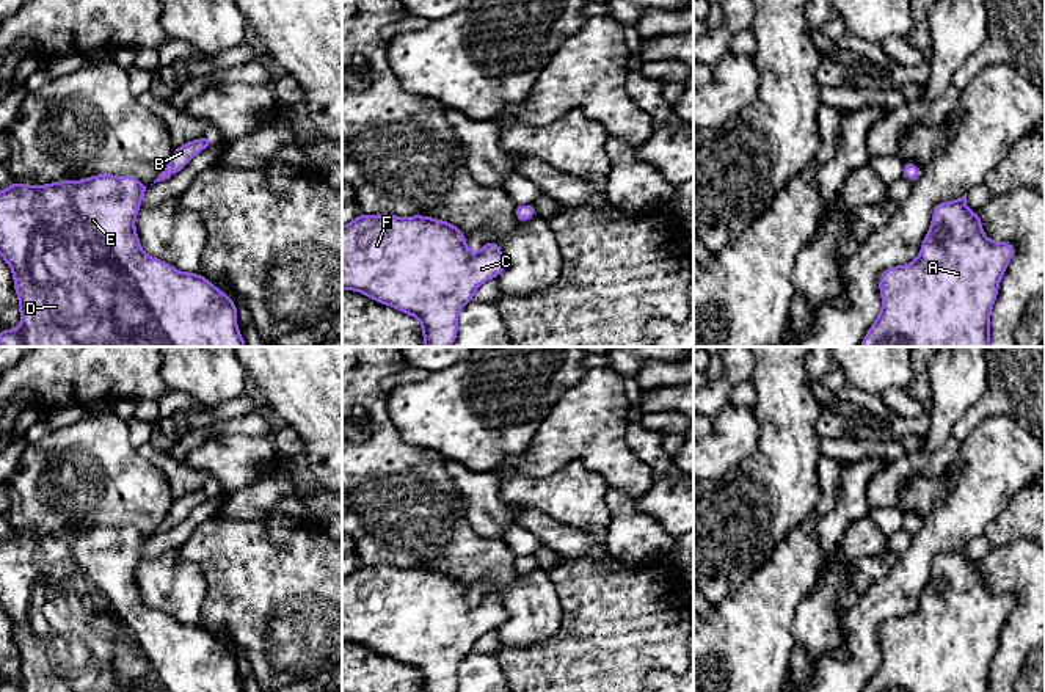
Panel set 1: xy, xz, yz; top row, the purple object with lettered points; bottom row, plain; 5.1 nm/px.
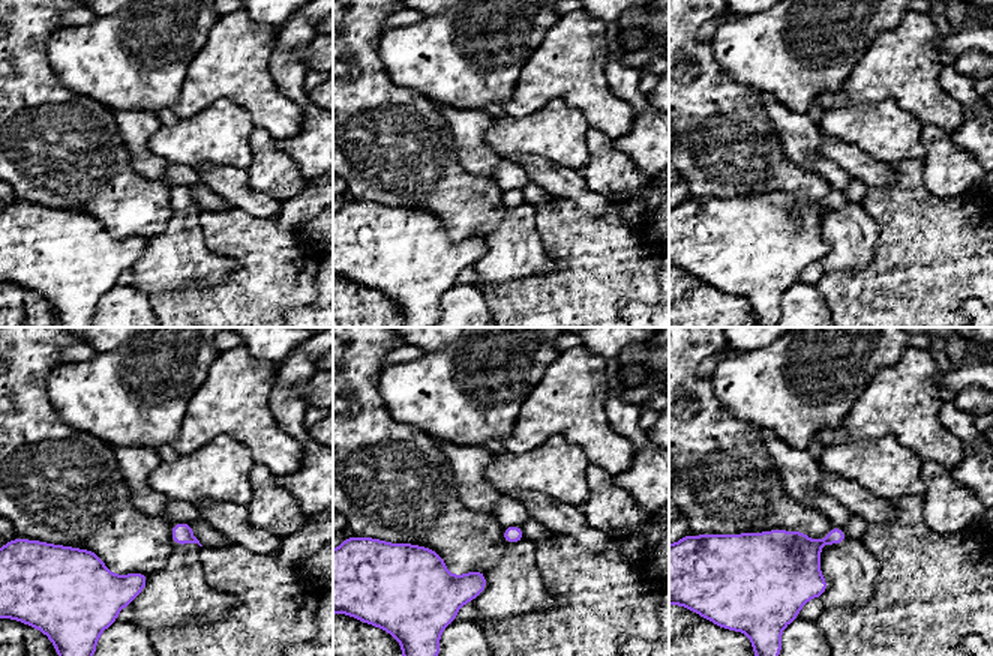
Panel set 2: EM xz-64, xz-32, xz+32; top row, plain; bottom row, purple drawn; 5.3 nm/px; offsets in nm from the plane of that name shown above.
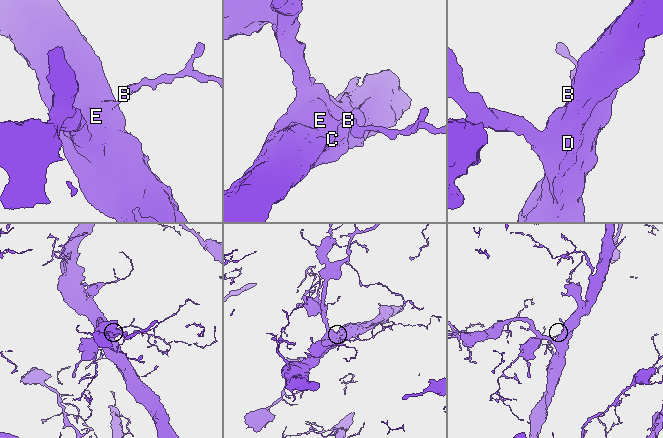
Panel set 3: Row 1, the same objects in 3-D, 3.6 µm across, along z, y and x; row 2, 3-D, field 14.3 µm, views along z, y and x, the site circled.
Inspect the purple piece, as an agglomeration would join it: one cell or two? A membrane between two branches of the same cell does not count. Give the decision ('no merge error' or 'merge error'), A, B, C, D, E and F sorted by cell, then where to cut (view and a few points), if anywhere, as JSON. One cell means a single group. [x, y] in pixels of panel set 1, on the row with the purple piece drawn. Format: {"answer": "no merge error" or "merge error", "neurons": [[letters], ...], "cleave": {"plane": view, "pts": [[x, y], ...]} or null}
{"answer": "no merge error", "neurons": [["A", "B", "C", "D", "E", "F"]], "cleave": null}

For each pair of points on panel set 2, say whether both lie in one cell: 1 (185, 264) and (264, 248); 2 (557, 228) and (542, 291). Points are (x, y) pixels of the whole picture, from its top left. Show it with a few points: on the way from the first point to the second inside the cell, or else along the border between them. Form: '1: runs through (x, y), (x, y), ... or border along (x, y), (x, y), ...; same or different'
1: border along (203, 228), (206, 245), (234, 261), (215, 287); different
2: runs through (564, 245), (564, 270), (558, 276); same

